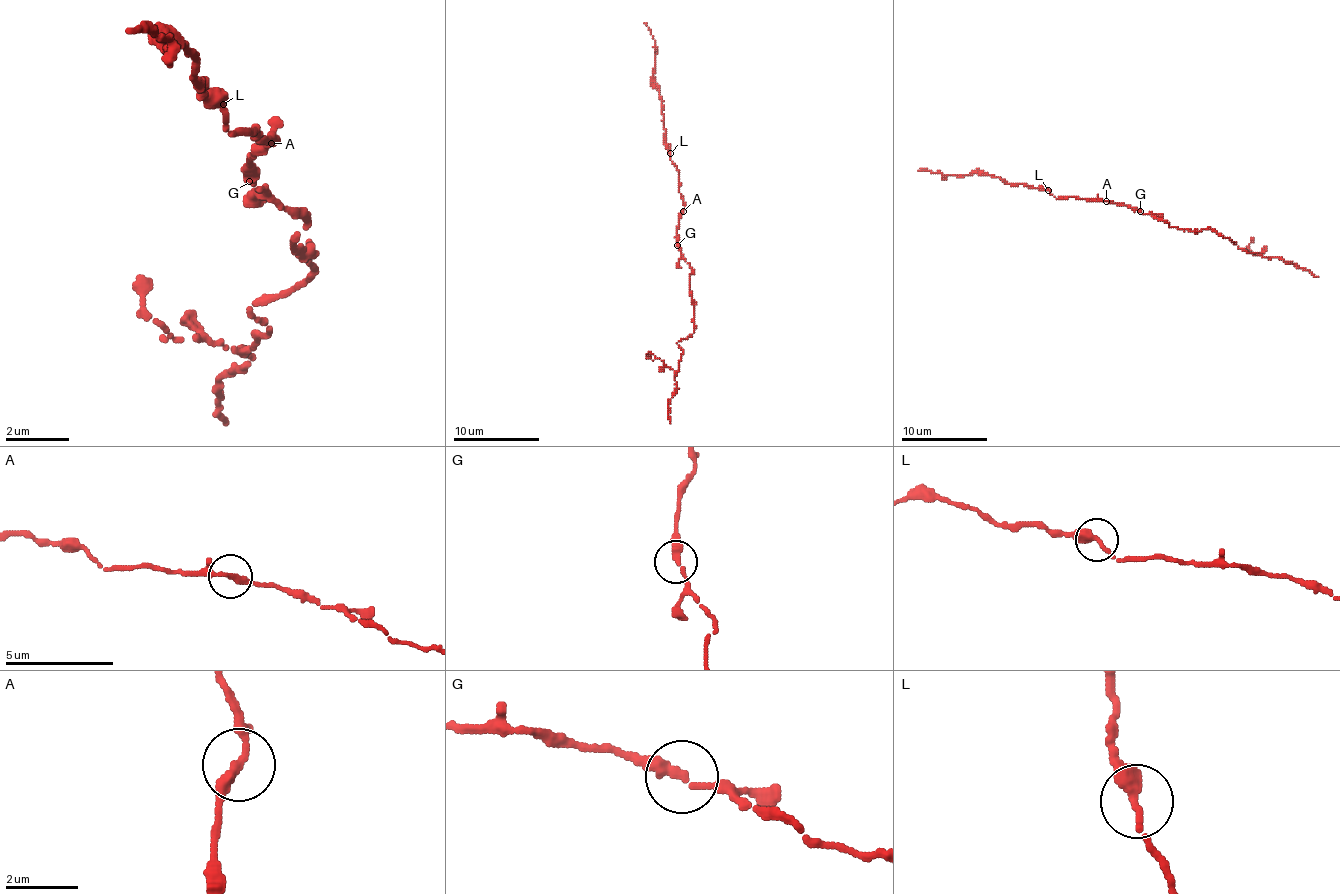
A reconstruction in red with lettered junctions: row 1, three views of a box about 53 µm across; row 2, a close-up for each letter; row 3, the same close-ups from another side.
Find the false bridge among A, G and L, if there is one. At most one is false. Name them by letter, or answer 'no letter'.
no letter

